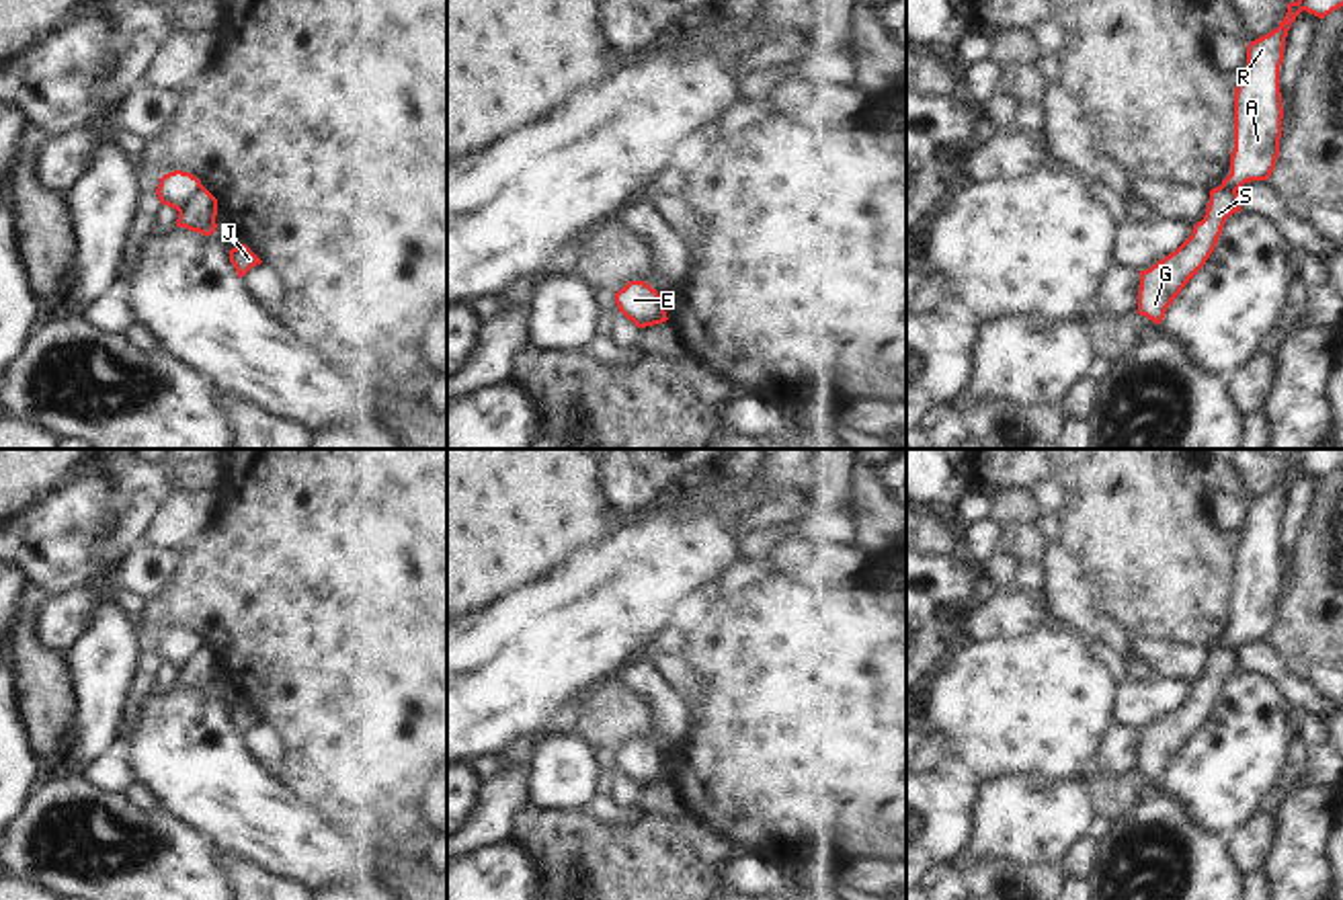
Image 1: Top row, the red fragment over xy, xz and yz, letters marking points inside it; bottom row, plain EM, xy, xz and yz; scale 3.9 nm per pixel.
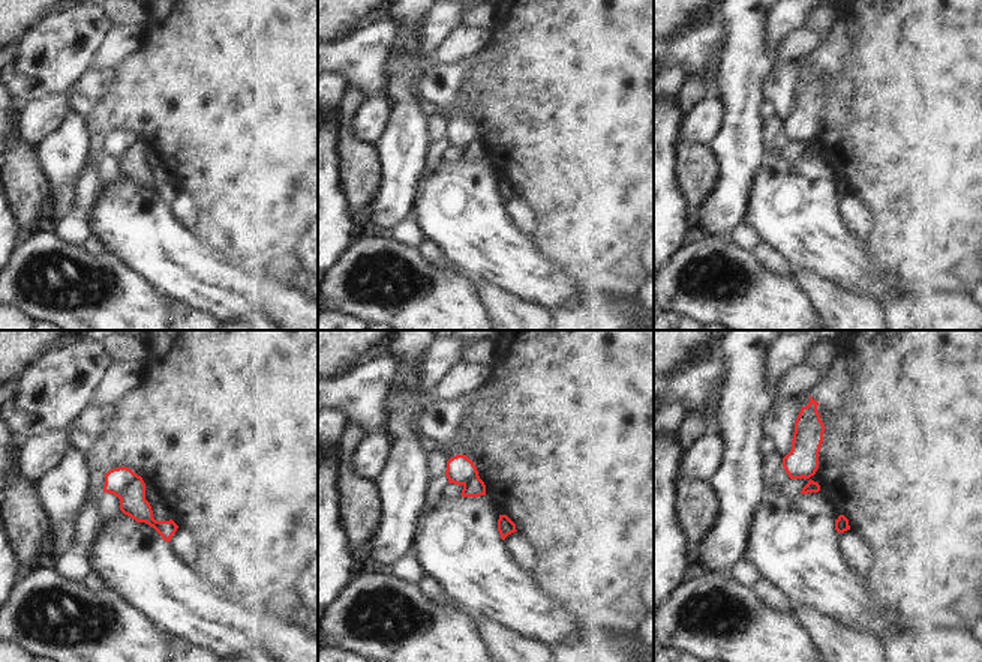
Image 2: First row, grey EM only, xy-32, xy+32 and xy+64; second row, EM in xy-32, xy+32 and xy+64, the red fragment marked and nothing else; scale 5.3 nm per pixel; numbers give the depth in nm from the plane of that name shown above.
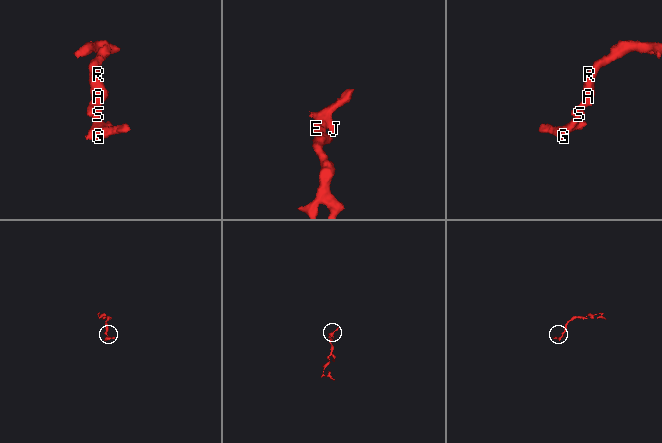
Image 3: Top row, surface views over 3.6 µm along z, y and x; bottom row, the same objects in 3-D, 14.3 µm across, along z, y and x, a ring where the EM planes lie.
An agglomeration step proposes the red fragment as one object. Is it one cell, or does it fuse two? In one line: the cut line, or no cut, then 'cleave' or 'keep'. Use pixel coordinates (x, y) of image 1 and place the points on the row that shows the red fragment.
cut in xy along (201, 185), (179, 212); cleave

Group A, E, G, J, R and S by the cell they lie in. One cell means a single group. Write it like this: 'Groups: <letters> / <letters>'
Groups: A E R / G J S.

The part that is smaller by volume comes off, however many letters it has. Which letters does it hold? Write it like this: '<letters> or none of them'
G, J, S.

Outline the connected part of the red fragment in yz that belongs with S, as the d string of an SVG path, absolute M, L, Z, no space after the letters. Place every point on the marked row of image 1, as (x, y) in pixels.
M1216 187L1202 221L1191 236L1169 256L1140 271L1138 314L1161 324L1167 308L1181 289L1197 275L1214 252L1226 219L1240 211L1238 193Z

